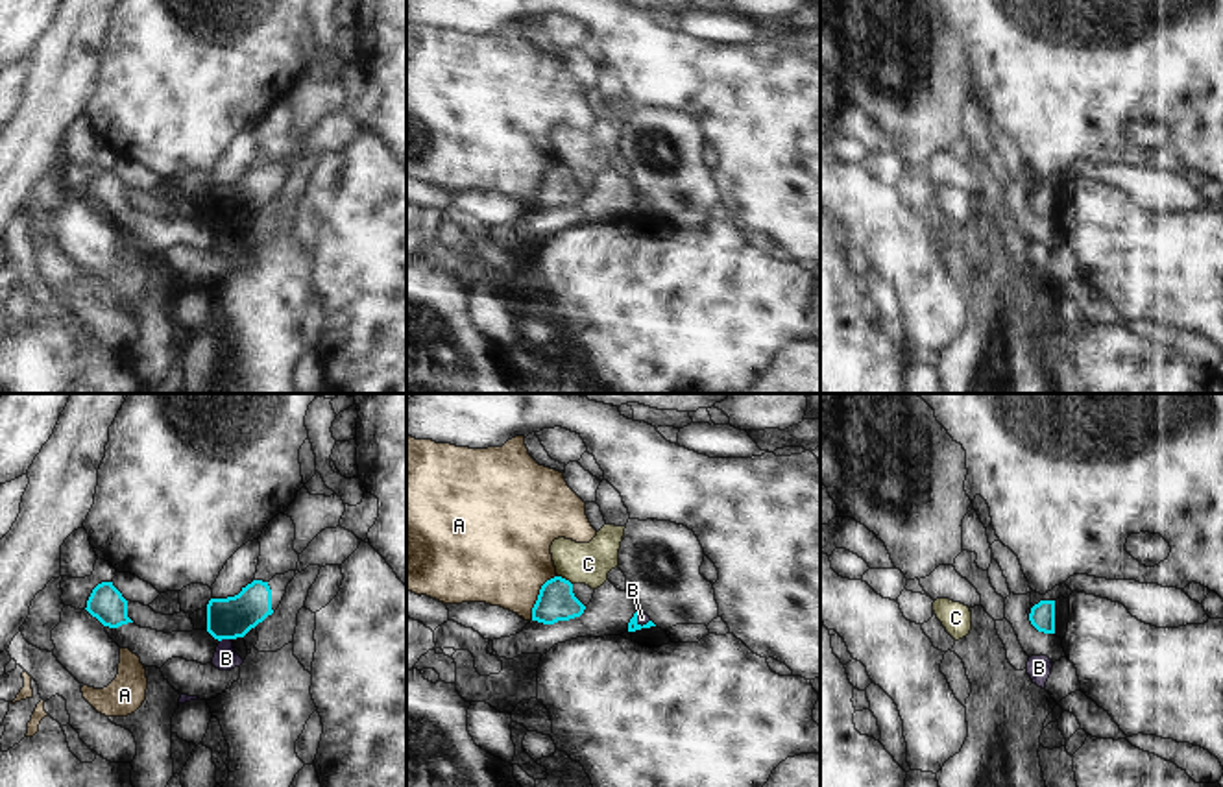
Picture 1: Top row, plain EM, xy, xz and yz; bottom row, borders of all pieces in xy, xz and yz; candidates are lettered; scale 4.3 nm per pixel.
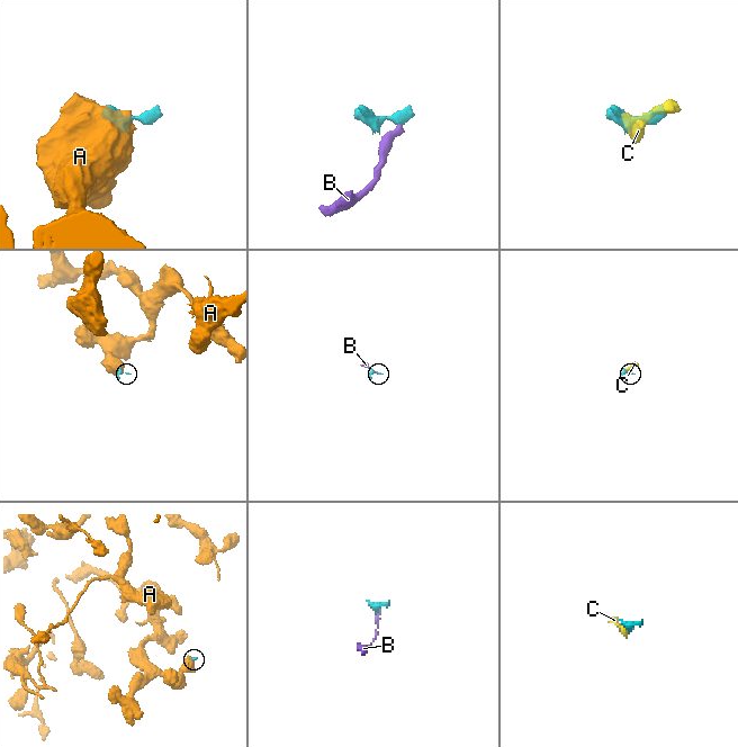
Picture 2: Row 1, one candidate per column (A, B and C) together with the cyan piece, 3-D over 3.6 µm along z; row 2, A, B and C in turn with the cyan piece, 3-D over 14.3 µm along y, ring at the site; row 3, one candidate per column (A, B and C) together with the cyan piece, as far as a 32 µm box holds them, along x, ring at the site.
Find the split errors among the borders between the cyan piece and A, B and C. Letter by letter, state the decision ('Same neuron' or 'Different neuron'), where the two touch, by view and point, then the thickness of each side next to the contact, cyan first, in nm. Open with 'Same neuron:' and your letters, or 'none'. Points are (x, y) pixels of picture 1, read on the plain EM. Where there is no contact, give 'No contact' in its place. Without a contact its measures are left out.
Same neuron: none
A: Different neuron. Touches cyan at xz (538, 181). Thickness 160 nm (cyan) against 440 nm
B: Different neuron. Touches cyan at xy (224, 224). Thickness 180 nm (cyan) against 100 nm
C: Different neuron. Touches cyan at xz (564, 165). Thickness 160 nm (cyan) against 180 nm

